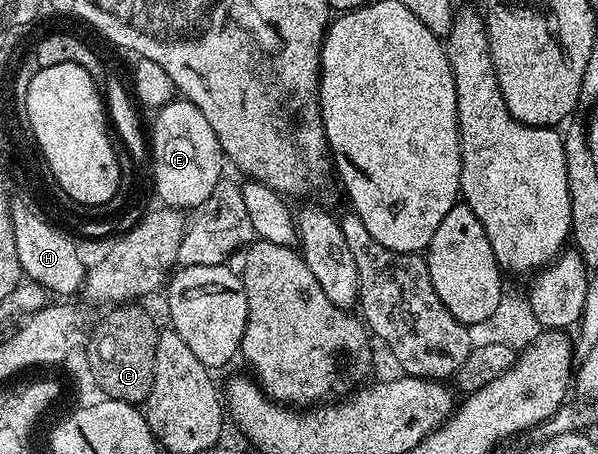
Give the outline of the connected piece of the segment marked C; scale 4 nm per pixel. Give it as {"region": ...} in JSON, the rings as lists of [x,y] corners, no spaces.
{"region":[[[124,303],[114,306],[96,326],[92,326],[88,334],[85,348],[91,355],[91,363],[97,371],[99,381],[103,387],[115,395],[115,400],[134,405],[144,404],[146,397],[153,391],[155,375],[155,347],[160,335],[159,327],[156,327],[154,319],[137,303]]]}

